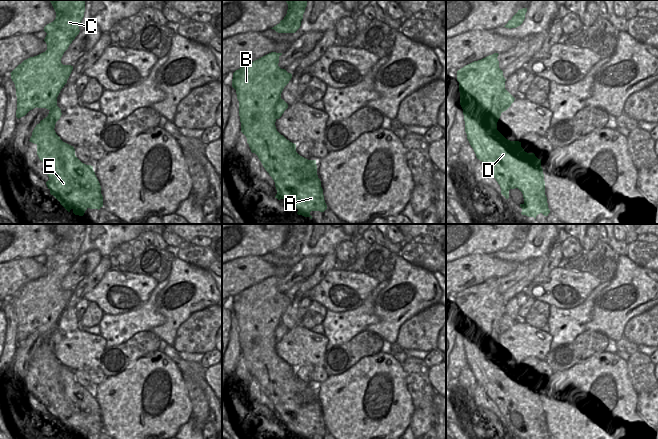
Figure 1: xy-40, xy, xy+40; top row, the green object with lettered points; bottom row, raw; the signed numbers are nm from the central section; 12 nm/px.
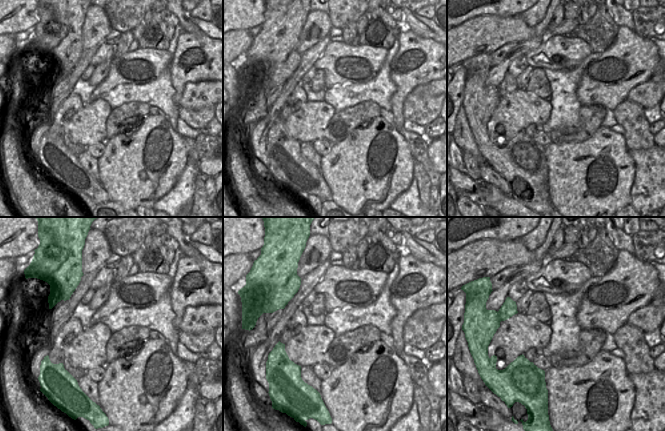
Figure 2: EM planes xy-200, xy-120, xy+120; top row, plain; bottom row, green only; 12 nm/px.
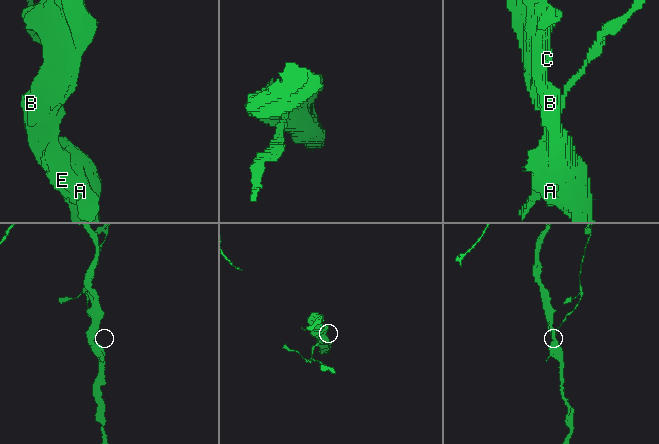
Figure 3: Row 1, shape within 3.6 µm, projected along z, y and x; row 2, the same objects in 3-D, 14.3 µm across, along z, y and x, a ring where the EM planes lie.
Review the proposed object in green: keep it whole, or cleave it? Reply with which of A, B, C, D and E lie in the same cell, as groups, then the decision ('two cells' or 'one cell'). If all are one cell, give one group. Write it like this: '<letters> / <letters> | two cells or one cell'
A B C D / E | two cells

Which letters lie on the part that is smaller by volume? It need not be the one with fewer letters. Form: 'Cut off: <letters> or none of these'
Cut off: E

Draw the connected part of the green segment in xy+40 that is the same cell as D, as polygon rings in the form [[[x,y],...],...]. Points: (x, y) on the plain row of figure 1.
[[[498,277],[474,285],[457,295],[459,306],[460,329],[463,333],[465,356],[477,383],[483,386],[487,395],[501,410],[508,407],[511,413],[518,412],[524,422],[520,428],[522,439],[548,439],[545,405],[541,383],[534,377],[527,377],[521,371],[521,366],[506,363],[498,354],[497,346],[501,340],[500,320],[505,313],[506,303],[499,292]]]

